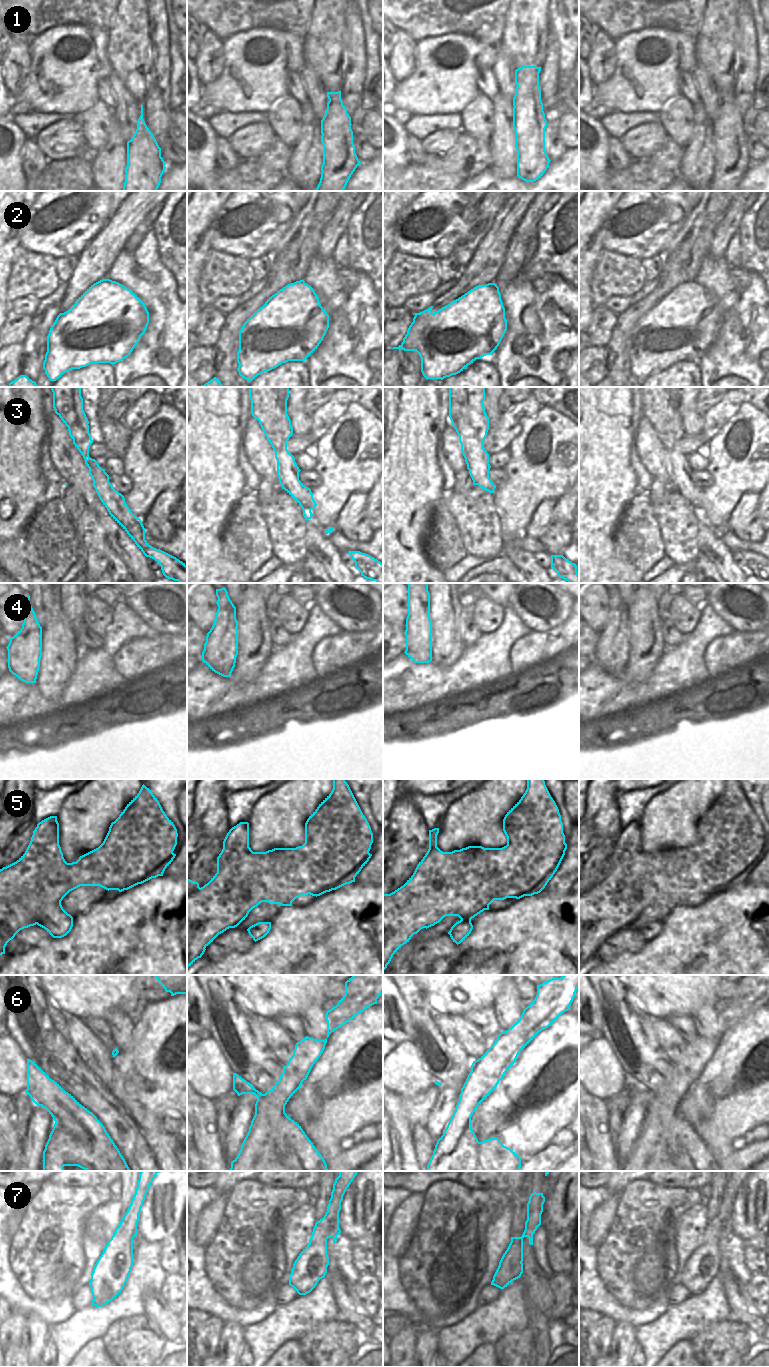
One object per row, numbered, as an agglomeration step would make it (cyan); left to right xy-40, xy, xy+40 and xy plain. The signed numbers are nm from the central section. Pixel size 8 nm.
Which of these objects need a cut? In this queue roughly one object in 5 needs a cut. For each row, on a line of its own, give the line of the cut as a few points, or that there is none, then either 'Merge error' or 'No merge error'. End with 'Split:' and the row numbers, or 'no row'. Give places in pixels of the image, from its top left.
1: Split along xy+40 (513, 107), (514, 129). Merge error
2: No split. No merge error
3: Split along xy (273, 387), (282, 408), (282, 417), (277, 428), (269, 433). Merge error
4: No split. No merge error
5: Split along xy+40 (457, 881), (425, 892), (434, 905), (430, 916), (435, 923). Merge error
6: Split along xy (269, 1104), (270, 1126), (281, 1130), (281, 1162), (292, 1170). Merge error
7: No split. No merge error
Split: 1, 3, 5, 6.

